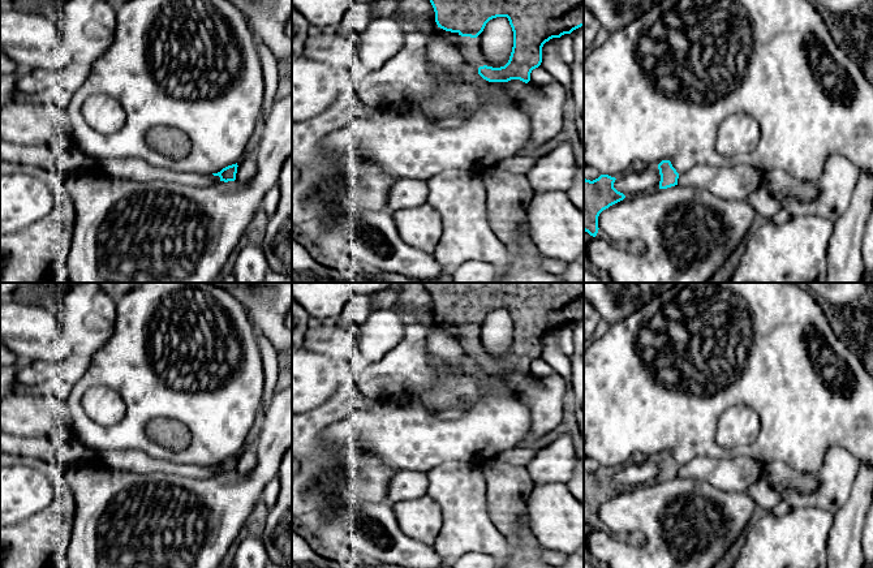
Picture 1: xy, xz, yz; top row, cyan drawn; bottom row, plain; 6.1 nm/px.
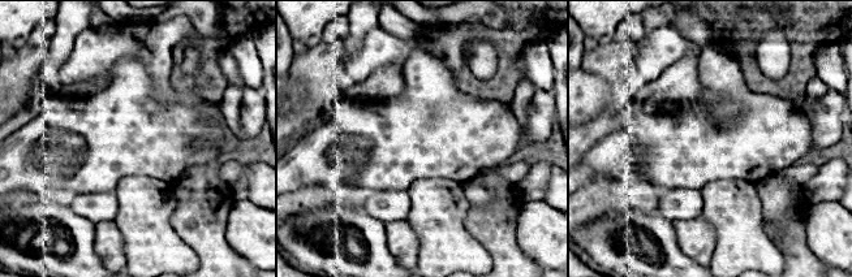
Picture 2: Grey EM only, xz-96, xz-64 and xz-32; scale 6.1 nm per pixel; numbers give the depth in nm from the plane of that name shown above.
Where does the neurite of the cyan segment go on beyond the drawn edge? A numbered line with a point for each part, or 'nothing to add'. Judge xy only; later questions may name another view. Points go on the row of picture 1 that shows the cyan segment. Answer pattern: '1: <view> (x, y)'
nothing to add

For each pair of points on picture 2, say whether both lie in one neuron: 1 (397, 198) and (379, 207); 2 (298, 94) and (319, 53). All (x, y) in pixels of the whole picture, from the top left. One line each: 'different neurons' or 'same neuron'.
1: same neuron
2: different neurons

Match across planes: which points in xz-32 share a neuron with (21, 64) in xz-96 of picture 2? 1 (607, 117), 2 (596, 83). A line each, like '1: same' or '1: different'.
1: same
2: different

